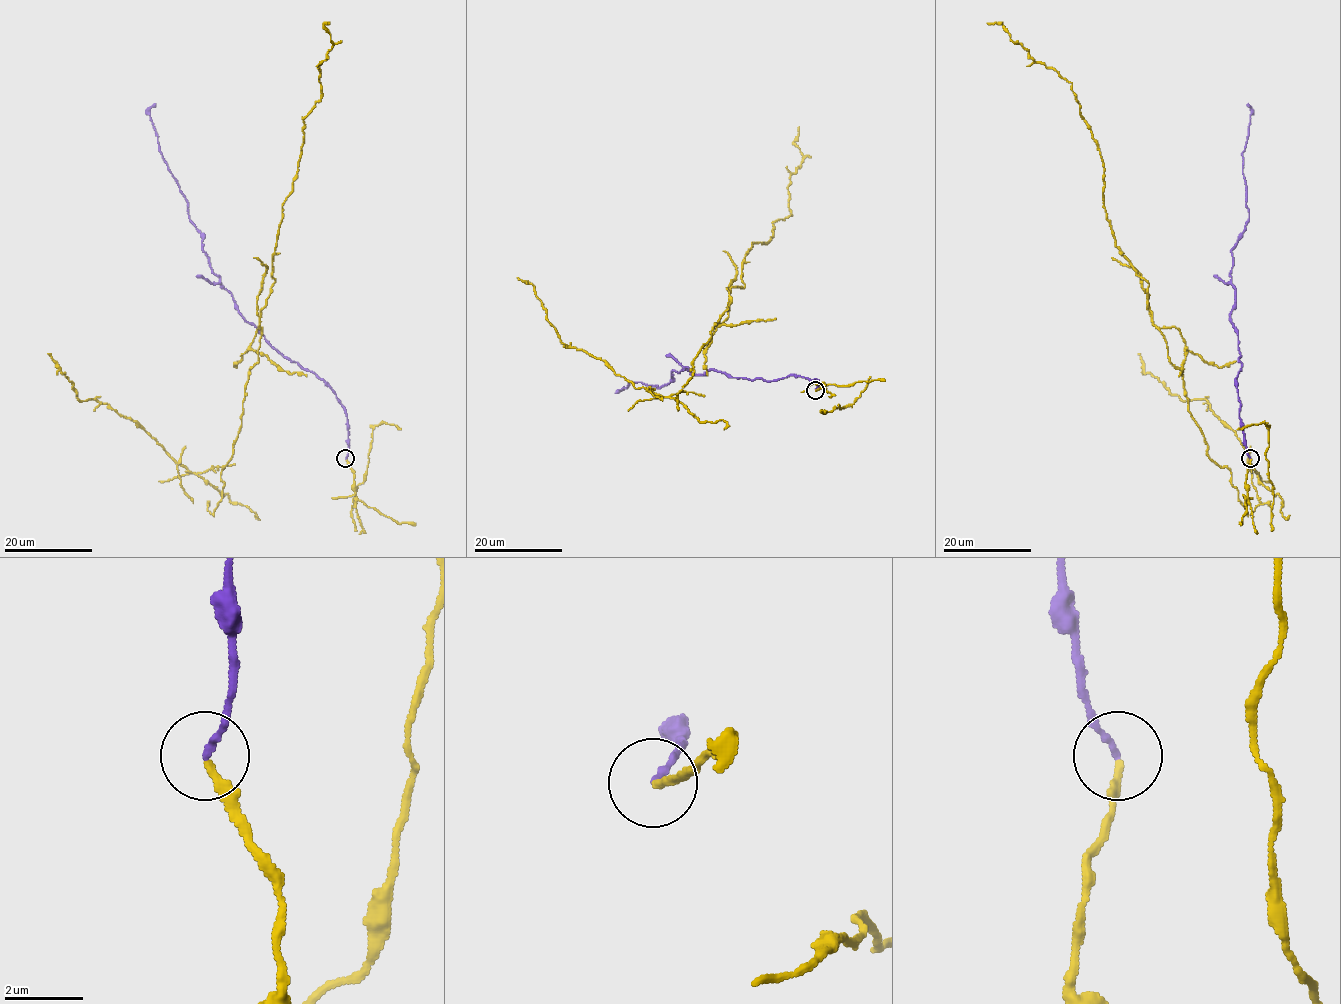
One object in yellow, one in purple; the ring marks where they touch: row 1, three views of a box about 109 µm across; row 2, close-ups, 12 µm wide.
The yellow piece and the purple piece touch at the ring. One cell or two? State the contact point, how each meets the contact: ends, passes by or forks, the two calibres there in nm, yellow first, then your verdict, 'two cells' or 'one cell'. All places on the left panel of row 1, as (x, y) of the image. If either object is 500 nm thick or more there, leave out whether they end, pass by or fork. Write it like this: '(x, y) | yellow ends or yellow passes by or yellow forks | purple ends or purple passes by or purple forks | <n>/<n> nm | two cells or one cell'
(345, 458) | yellow ends | purple ends | 200/160 nm | two cells

